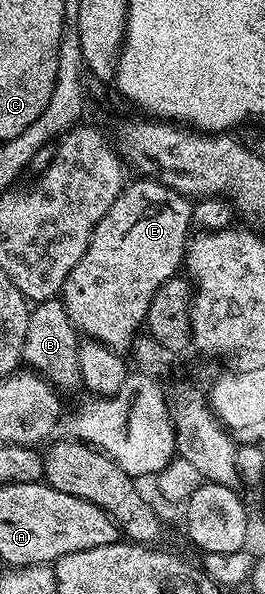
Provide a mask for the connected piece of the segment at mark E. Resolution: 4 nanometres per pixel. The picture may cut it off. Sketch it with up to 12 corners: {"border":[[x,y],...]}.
{"border":[[126,185],[59,295],[118,352],[182,269],[193,202]]}

